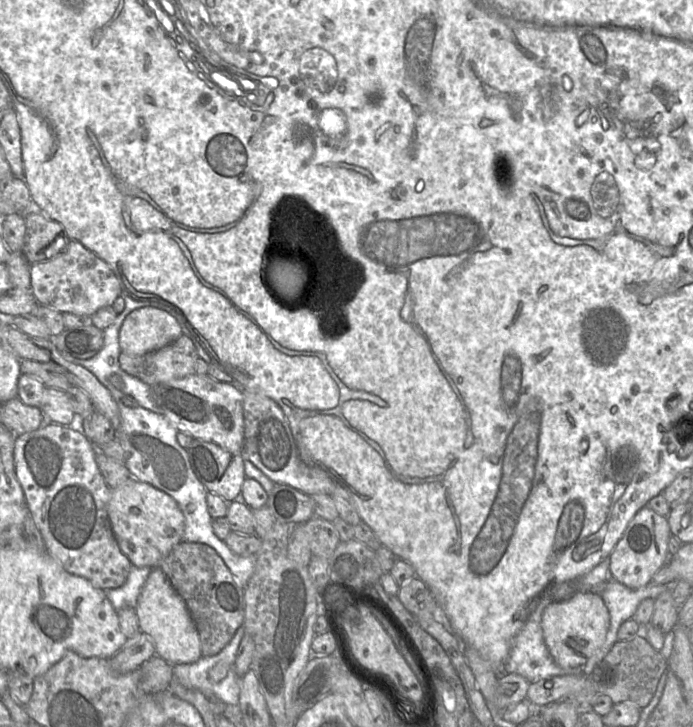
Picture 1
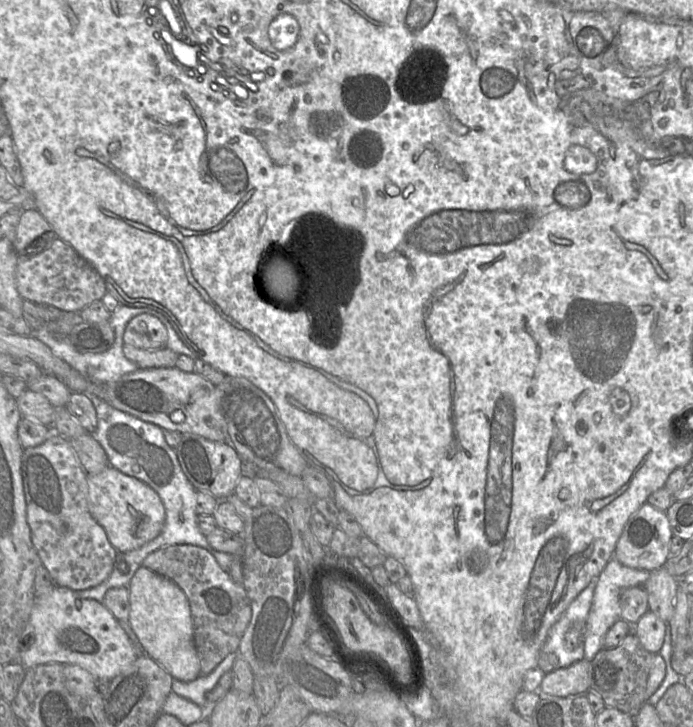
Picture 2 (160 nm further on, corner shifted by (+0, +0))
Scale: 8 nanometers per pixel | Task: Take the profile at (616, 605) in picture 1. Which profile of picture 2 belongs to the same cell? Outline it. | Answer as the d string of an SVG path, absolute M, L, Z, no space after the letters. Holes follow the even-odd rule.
M612 557L599 577L596 579L592 605L589 610L584 633L584 658L592 661L595 655L603 648L604 638L611 626L621 619L619 596L623 589L643 586L650 576L651 571L634 569L622 565L615 557Z

